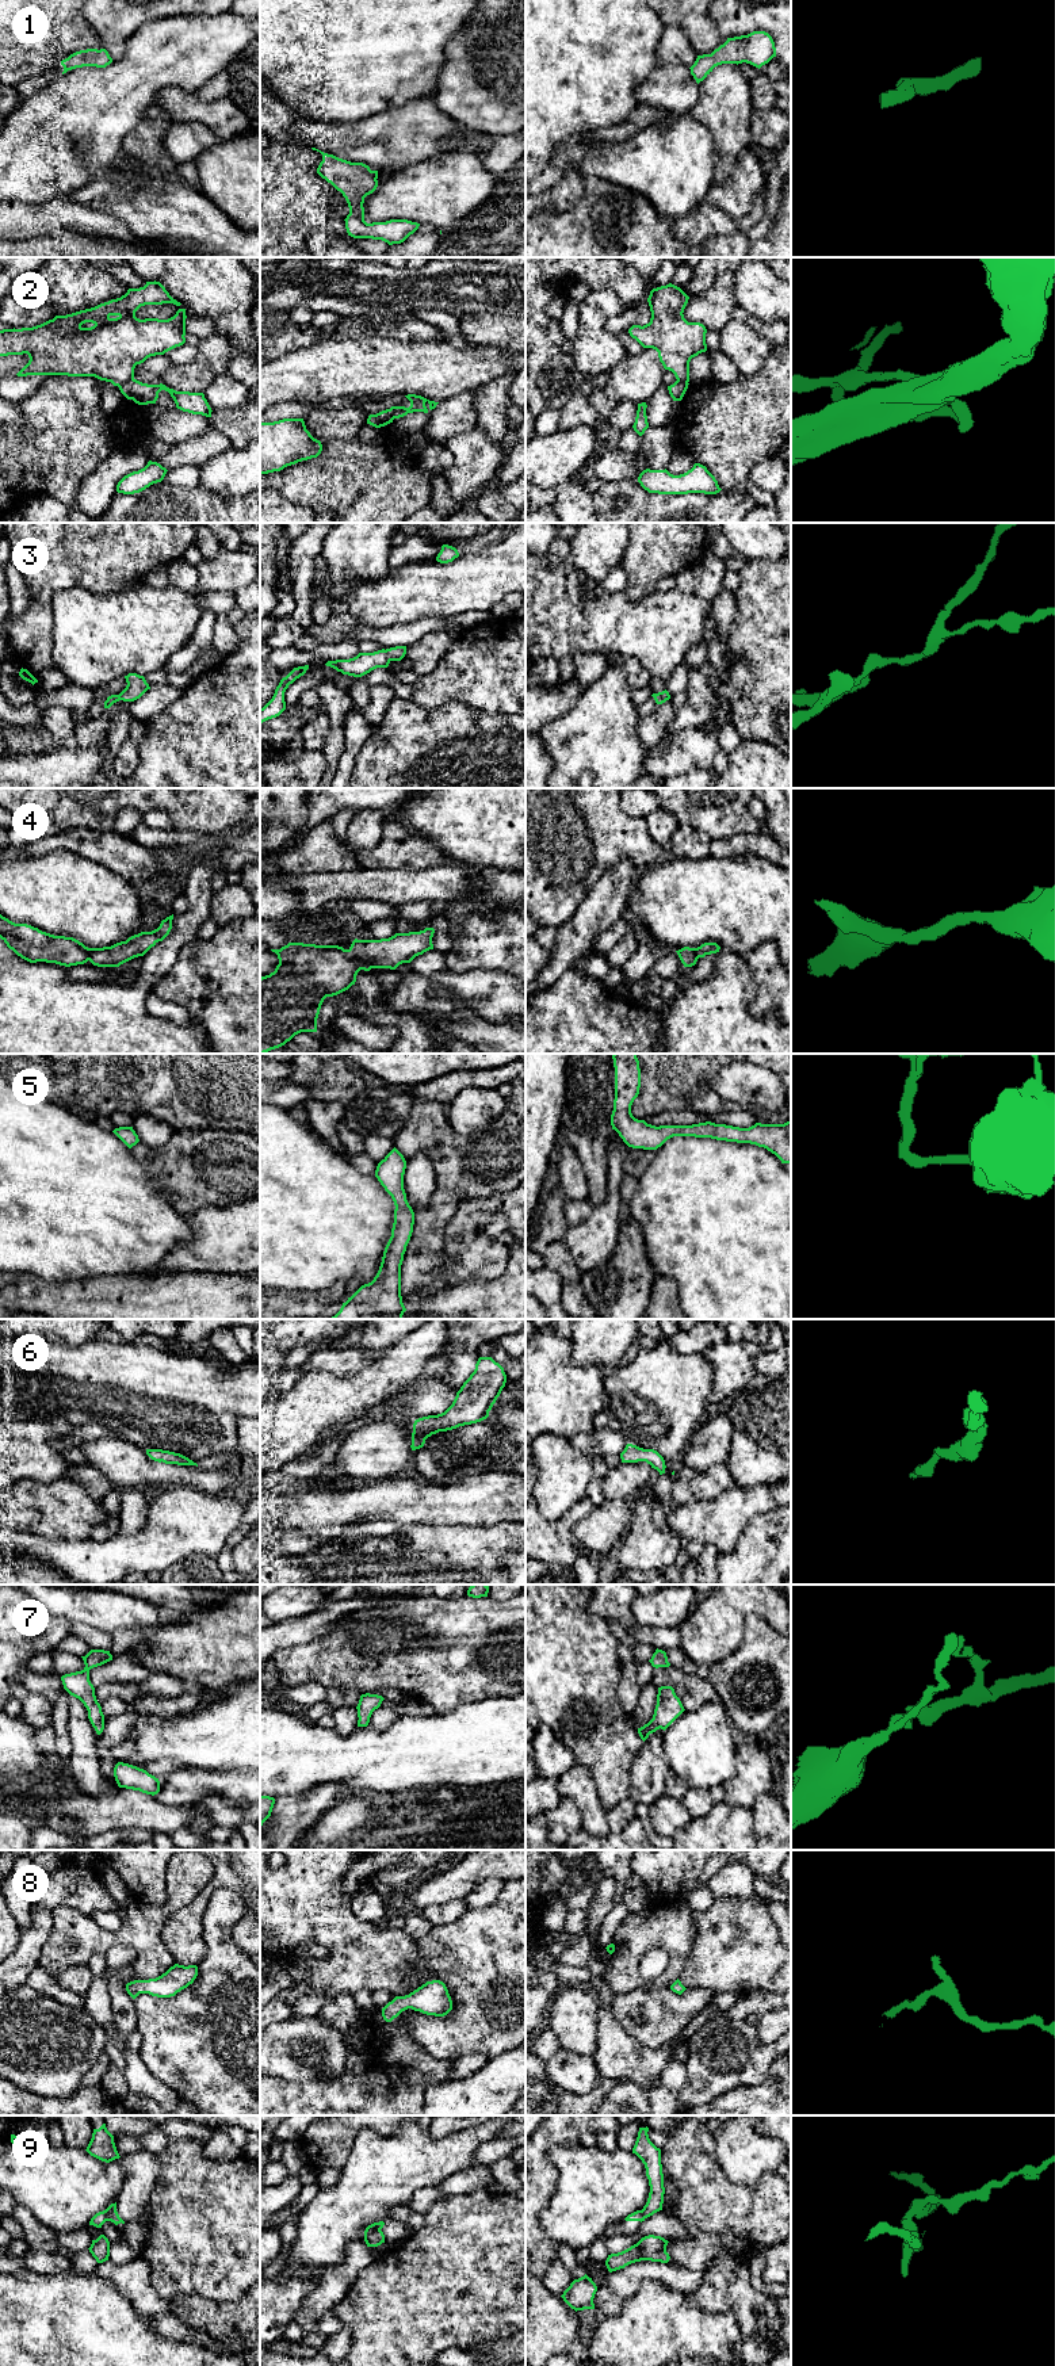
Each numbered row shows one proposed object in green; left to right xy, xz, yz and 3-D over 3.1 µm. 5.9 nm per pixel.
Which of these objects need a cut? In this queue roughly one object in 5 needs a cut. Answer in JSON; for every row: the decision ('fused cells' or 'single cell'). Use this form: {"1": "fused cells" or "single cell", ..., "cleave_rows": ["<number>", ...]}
{"1": "single cell", "2": "fused cells", "3": "single cell", "4": "single cell", "5": "single cell", "6": "single cell", "7": "single cell", "8": "single cell", "9": "fused cells", "cleave_rows": ["2", "9"]}

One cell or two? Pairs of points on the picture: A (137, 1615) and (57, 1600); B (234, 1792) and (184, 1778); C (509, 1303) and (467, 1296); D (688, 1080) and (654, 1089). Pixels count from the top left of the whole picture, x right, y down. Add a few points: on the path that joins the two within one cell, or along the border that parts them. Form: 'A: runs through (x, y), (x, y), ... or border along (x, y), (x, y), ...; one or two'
A: runs through (117, 1610), (77, 1605); one
B: runs through (222, 1782), (197, 1782); one
C: runs through (499, 1303), (478, 1303); one
D: runs through (680, 1080), (671, 1080), (662, 1088); one

